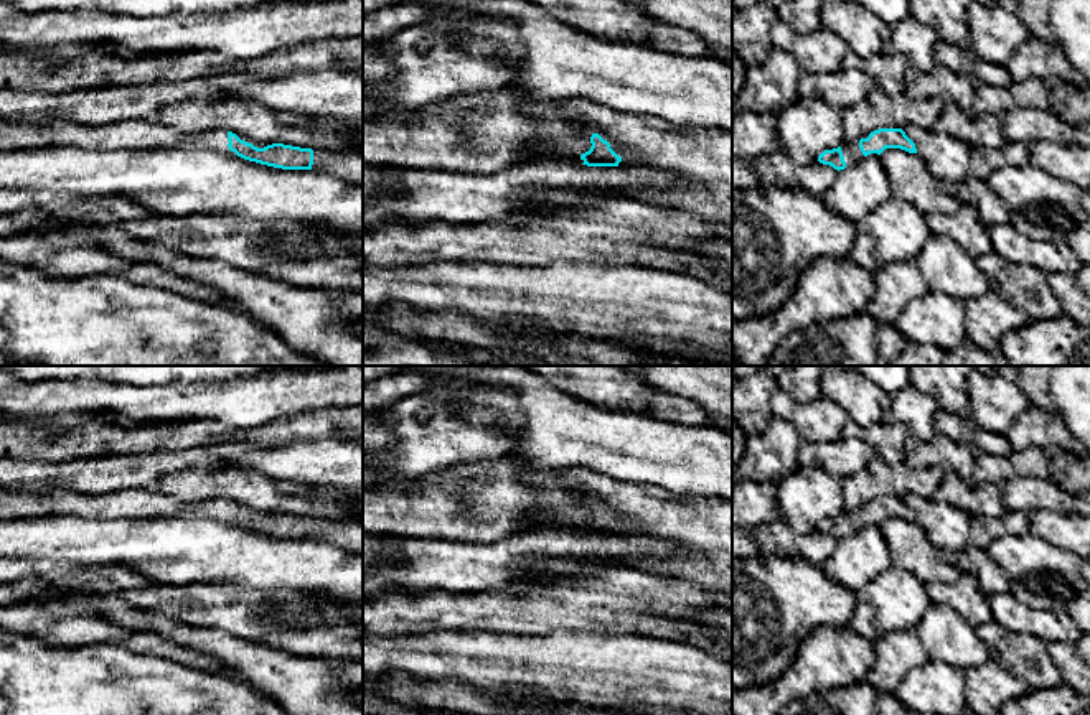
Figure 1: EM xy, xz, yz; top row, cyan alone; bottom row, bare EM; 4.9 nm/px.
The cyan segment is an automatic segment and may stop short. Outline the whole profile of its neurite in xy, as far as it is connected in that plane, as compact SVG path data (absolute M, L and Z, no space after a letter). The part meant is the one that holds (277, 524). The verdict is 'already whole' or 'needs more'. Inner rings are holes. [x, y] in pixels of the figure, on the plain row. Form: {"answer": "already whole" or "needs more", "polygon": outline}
{"answer": "needs more", "polygon": "M66 488L46 491L0 489L0 519L63 517L82 519L211 519L282 539L315 539L363 555L361 519L300 517L284 512L259 512L224 498L181 502L173 496L145 489L107 494L82 494Z"}

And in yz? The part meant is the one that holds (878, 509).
{"answer": "needs more", "polygon": "M879 498L853 512L844 511L838 517L825 519L820 522L818 530L839 540L861 530L864 526L879 526L887 517L917 522L915 512L902 498Z"}

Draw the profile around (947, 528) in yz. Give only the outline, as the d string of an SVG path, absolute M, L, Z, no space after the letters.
M912 488L904 498L917 524L940 552L961 552L970 545L971 514L935 498L923 498Z

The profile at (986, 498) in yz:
M951 470L943 471L942 483L933 498L965 509L971 516L999 517L1006 512L999 484L989 481L971 484Z

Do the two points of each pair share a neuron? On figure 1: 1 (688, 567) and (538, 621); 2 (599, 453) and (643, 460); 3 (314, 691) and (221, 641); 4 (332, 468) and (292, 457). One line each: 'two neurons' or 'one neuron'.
1: two neurons
2: one neuron
3: one neuron
4: one neuron

